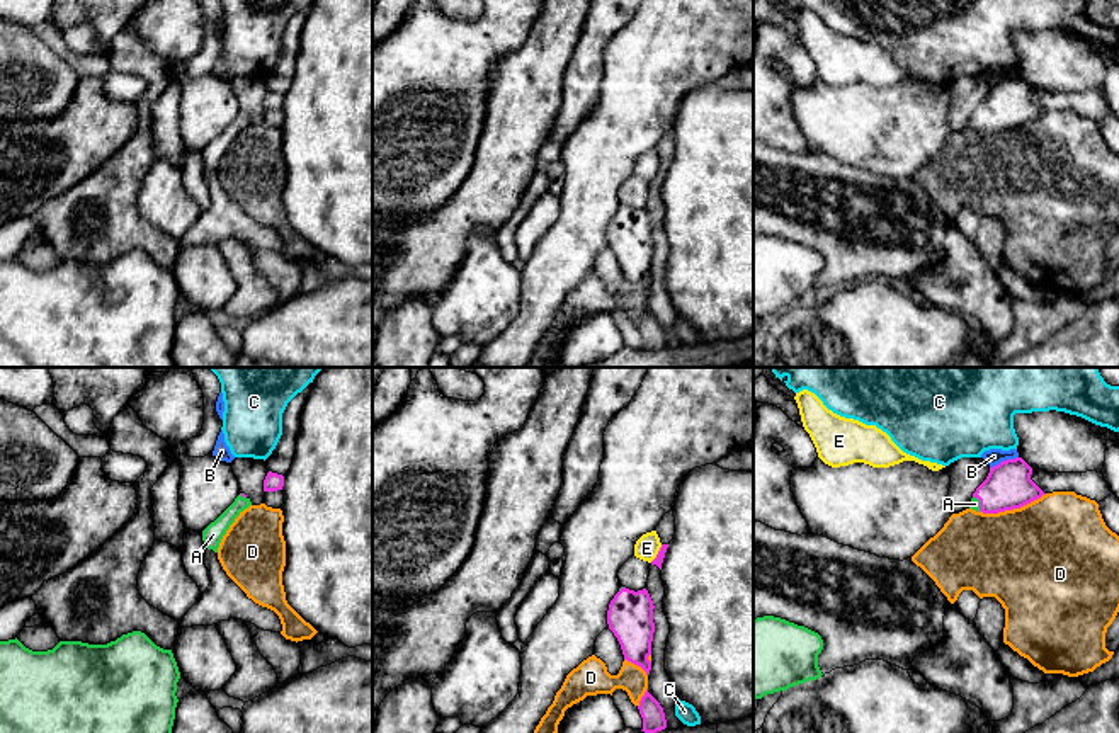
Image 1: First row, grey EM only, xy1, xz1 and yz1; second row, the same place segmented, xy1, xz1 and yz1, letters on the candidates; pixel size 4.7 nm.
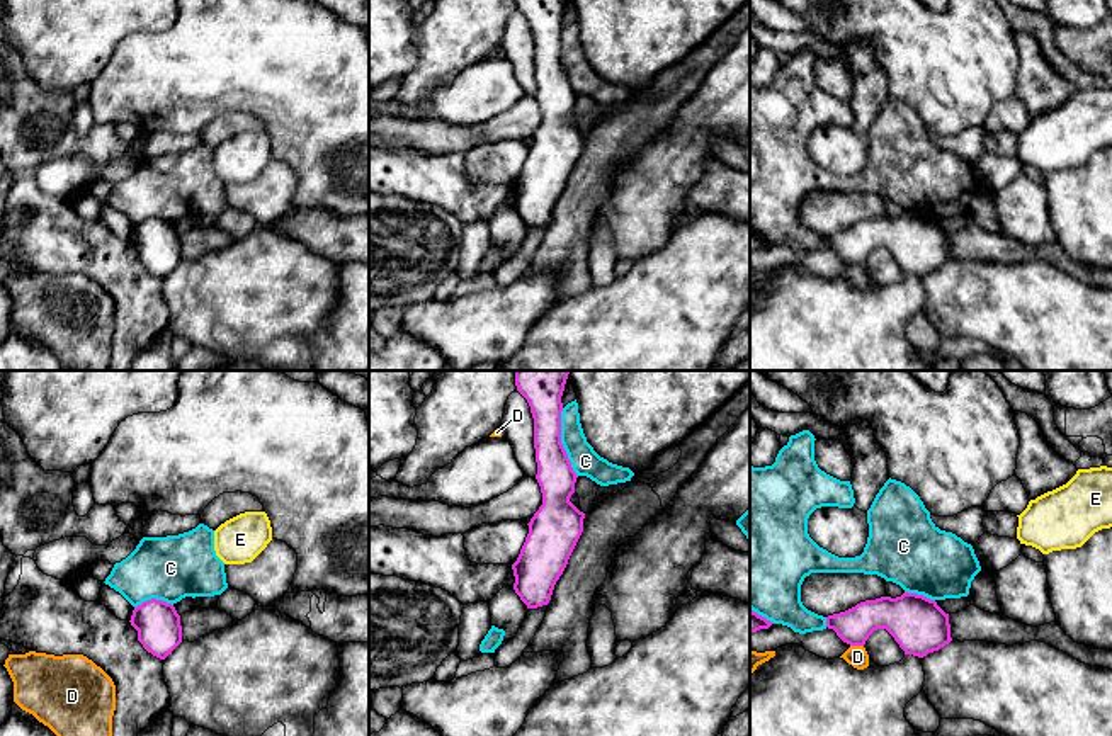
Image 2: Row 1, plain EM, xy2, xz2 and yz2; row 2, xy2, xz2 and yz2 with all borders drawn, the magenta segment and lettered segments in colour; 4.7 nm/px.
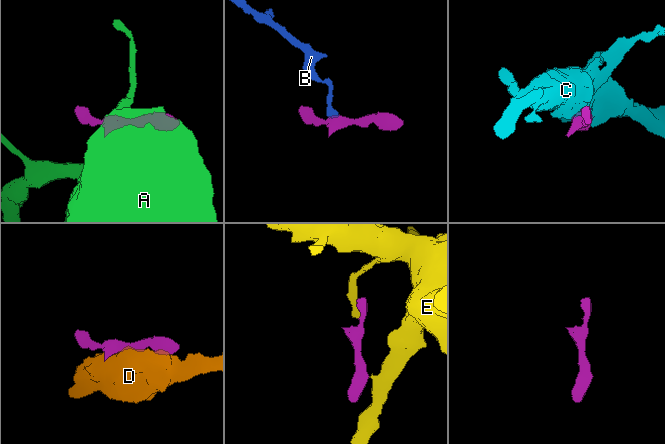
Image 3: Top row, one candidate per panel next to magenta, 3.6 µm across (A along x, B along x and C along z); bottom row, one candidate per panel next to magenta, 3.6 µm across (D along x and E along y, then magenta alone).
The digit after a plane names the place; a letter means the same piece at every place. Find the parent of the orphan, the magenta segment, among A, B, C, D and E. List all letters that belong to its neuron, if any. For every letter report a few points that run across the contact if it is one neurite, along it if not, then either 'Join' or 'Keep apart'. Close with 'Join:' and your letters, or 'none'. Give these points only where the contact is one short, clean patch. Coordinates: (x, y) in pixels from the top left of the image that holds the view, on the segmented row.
A: Join
B: Line: yz1 (1017, 456), (1002, 460), (990, 468). Keep apart
C: Keep apart
D: Keep apart
E: Line: xz1 (662, 545), (650, 562). Keep apart
Join: A

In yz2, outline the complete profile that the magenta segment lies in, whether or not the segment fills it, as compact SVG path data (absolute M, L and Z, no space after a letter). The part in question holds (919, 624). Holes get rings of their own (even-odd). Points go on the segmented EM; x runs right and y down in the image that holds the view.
M905 592L901 597L865 600L826 617L826 627L850 646L864 646L877 629L886 629L905 654L918 658L952 641L949 614L935 600Z

